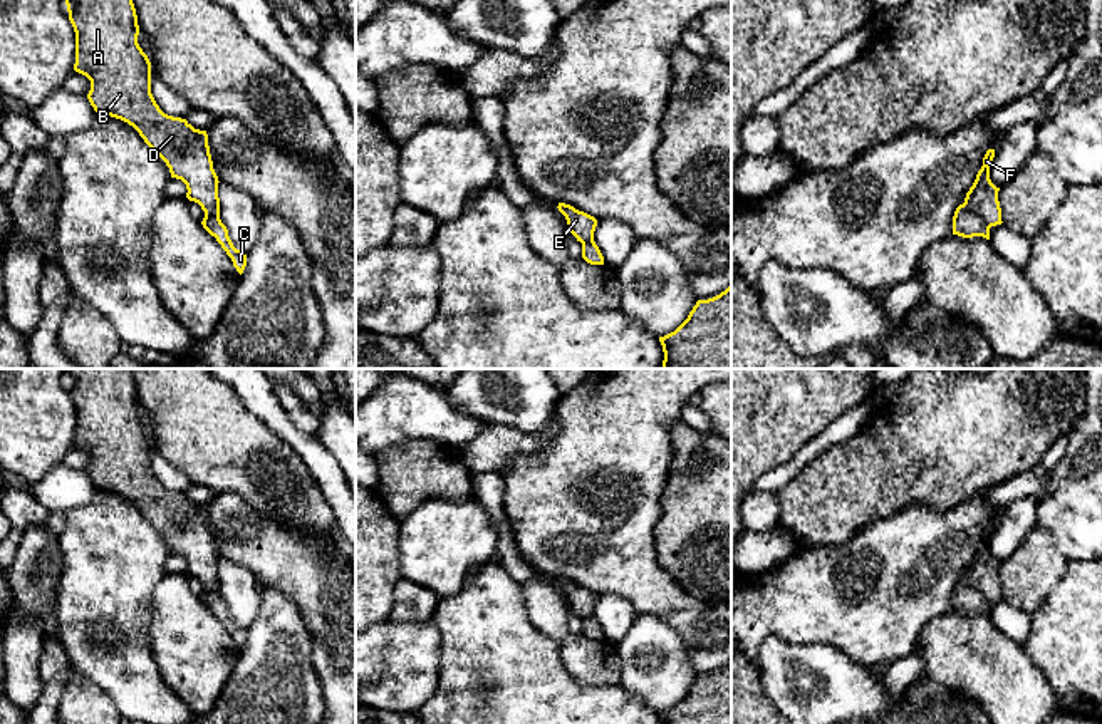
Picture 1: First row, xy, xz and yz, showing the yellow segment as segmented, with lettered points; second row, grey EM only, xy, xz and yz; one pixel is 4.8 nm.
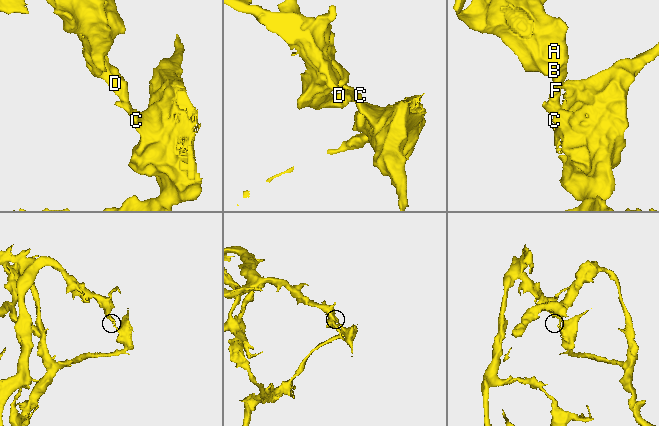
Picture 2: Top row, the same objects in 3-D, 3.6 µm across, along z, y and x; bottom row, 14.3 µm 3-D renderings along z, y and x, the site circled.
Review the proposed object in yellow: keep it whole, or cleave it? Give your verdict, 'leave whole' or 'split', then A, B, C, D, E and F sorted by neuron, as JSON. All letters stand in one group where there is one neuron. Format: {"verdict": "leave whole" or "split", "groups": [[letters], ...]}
{"verdict": "split", "groups": [["A", "B", "D", "F"], ["C", "E"]]}

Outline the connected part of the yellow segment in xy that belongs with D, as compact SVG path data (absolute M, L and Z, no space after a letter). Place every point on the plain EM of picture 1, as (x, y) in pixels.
M64 369L75 407L74 446L91 456L87 474L97 489L133 501L186 560L186 573L220 593L218 551L206 506L164 489L151 469L151 437L138 419L133 369Z

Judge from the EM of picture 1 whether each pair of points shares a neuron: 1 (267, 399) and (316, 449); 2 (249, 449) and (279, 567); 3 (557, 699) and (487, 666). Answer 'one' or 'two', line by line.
1: one
2: two
3: one

